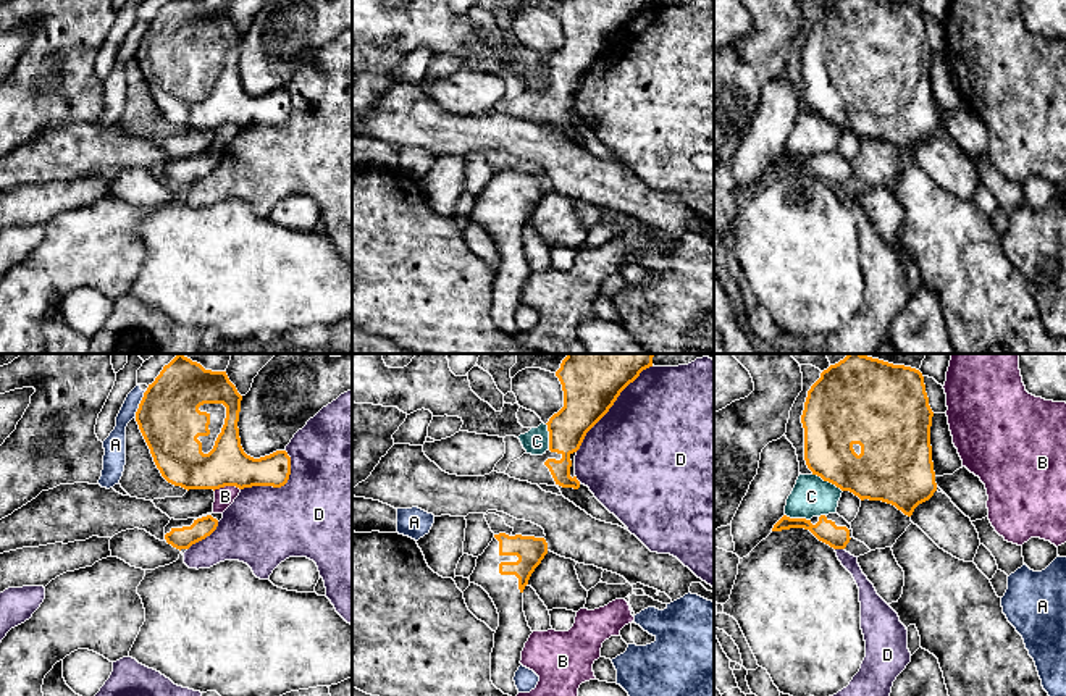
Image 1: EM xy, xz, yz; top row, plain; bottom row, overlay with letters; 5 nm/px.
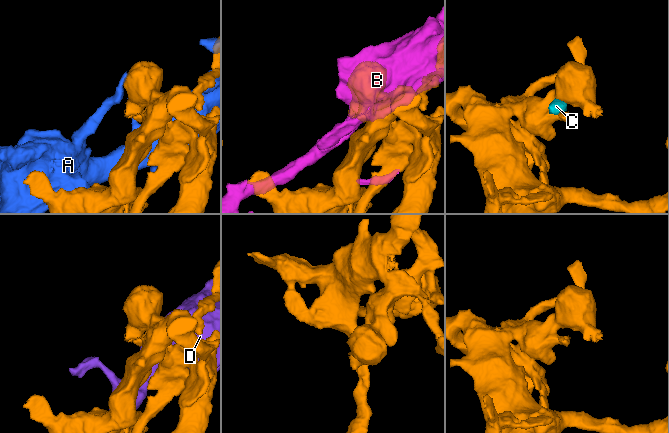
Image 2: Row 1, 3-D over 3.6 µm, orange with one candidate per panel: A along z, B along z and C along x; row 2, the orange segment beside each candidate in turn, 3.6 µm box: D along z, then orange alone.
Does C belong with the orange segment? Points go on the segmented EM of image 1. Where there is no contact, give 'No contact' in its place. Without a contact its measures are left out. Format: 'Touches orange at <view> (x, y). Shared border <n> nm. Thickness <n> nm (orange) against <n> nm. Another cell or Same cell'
Touches orange at yz (827, 480). Shared border 180 nm. Thickness 260 nm (orange) against 200 nm. Another cell

